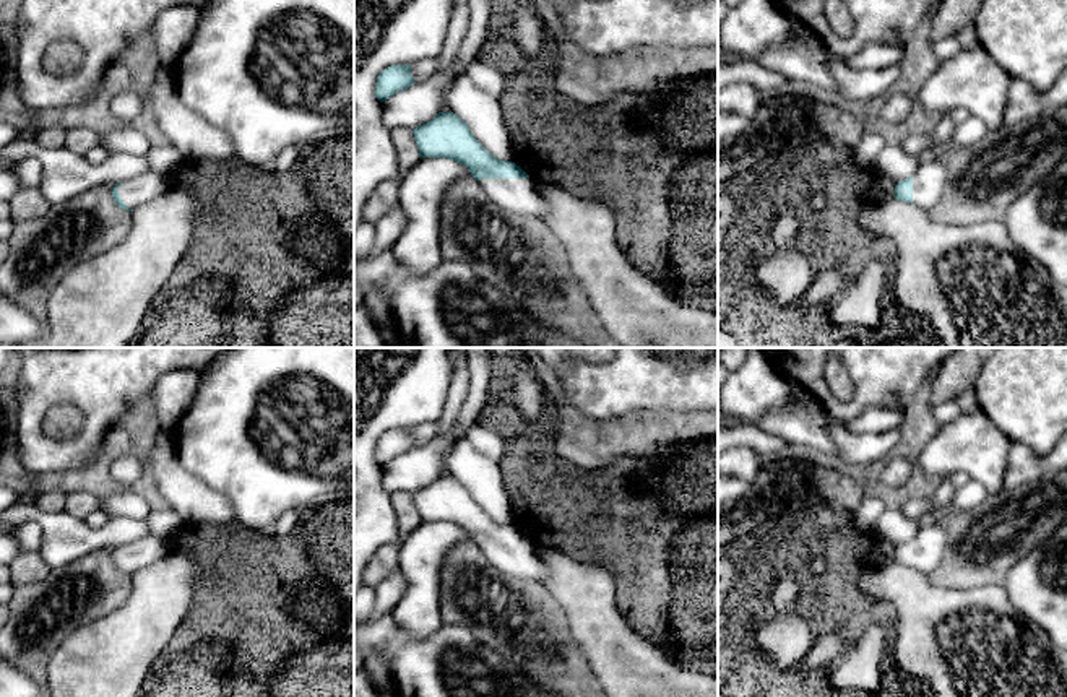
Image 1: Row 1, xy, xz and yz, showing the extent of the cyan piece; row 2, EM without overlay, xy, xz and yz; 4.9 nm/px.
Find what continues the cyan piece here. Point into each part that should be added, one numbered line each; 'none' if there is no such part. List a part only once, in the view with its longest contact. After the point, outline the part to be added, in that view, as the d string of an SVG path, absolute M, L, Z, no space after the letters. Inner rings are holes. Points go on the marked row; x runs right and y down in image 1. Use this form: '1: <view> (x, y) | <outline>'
1: xz (520, 197) | M481 179L489 198L503 211L541 219L547 205L538 193L534 179Z

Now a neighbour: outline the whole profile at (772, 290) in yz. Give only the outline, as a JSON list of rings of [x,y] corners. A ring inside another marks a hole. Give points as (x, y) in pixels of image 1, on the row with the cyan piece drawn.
[[[776,245],[773,255],[760,263],[754,283],[765,299],[793,310],[801,296],[810,288],[820,258],[814,245]]]

